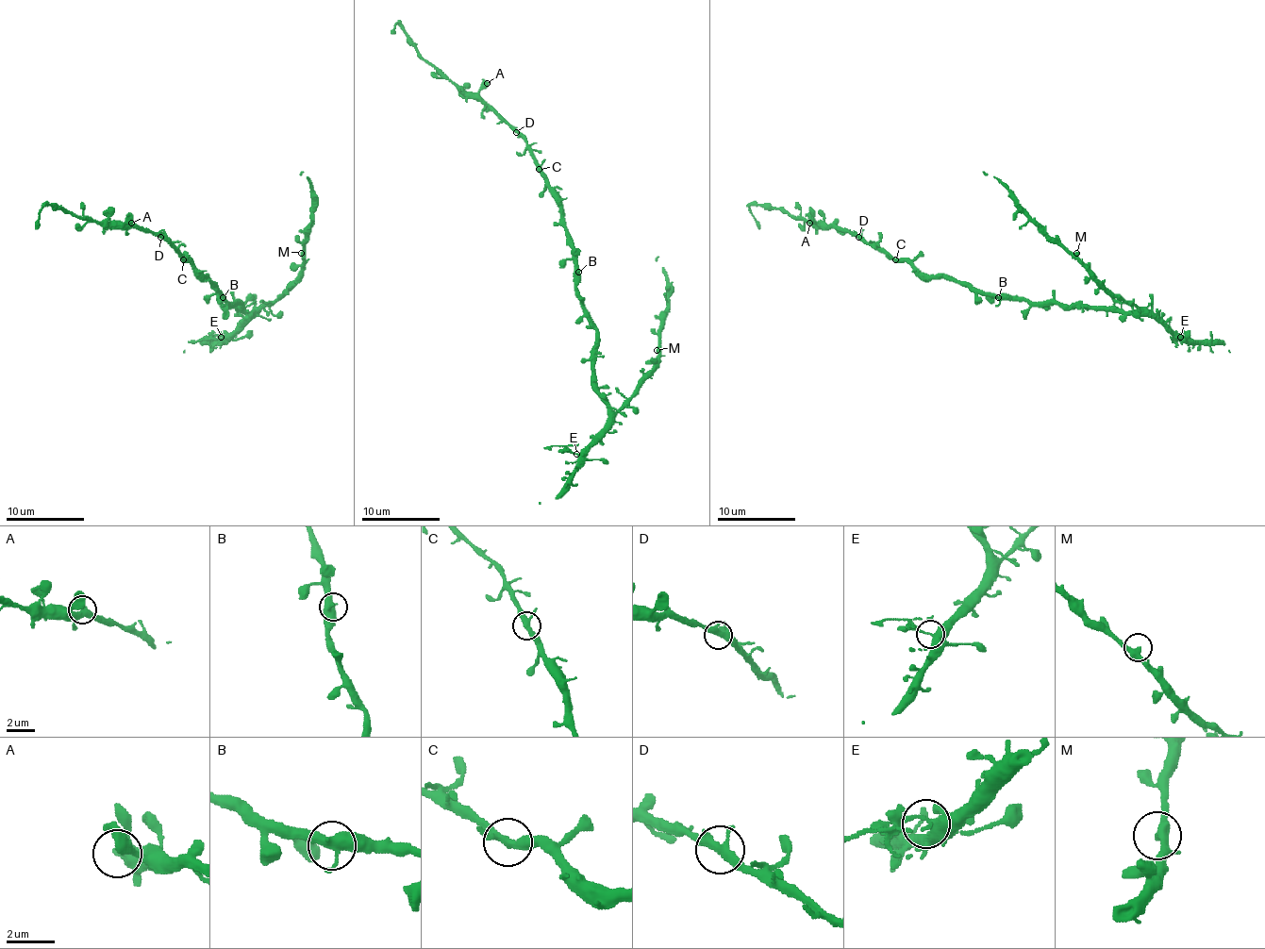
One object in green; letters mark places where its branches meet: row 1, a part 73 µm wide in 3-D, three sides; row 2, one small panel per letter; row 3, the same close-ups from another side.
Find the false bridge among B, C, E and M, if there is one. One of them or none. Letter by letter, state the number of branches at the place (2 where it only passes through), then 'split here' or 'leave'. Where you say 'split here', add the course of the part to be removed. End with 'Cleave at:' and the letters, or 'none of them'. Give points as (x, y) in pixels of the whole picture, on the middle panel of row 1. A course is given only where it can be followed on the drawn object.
B: branches 3; leave
C: branches 3; leave
E: branches 4; leave
M: branches 2; leave
Cleave at: none of them

